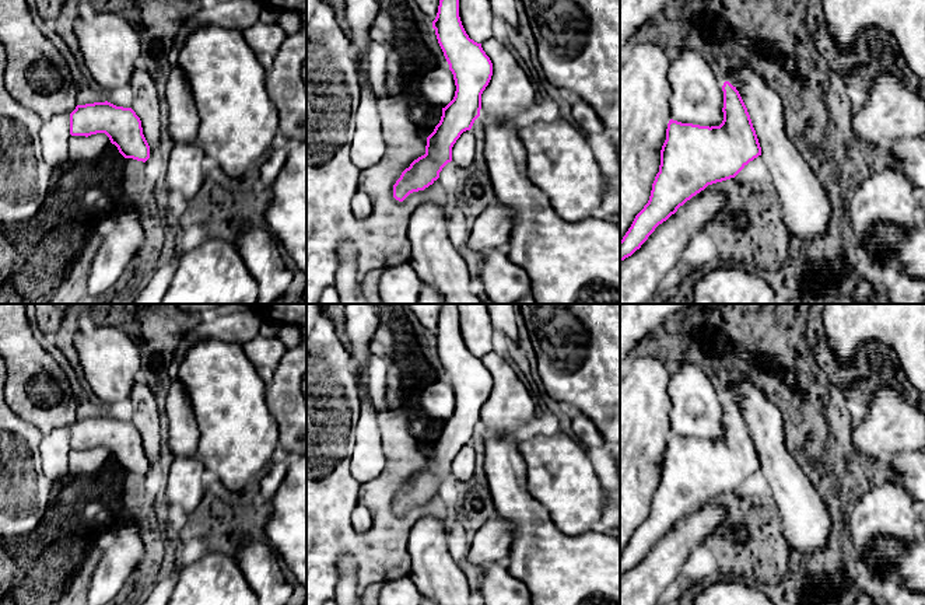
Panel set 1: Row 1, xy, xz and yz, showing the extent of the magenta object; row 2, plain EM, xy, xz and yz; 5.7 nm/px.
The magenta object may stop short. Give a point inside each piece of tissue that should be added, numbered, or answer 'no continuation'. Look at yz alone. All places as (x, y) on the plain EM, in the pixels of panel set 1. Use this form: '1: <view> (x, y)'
no continuation

